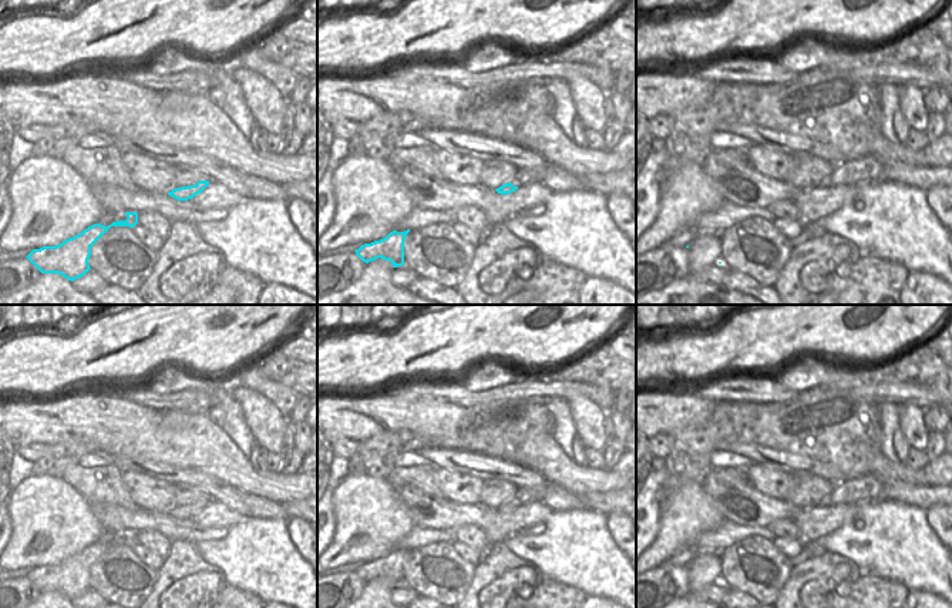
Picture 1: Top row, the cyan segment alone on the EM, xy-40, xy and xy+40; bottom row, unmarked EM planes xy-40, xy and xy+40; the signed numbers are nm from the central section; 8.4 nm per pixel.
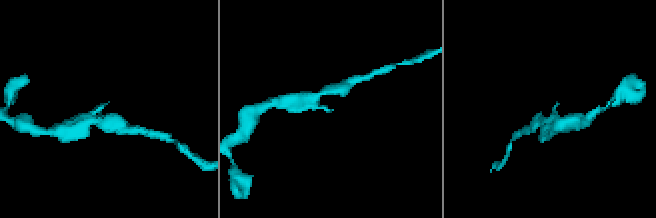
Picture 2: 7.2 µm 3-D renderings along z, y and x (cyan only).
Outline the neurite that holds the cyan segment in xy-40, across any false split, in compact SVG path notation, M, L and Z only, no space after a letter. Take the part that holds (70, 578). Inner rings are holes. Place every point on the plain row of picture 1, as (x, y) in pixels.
M125 531L125 540L112 541L108 545L101 543L94 543L84 548L81 552L65 558L55 565L43 565L40 568L33 568L26 577L41 591L41 592L58 592L68 599L75 599L84 595L91 587L88 578L91 575L91 565L111 547L111 545L129 545L134 547L138 543L137 531Z

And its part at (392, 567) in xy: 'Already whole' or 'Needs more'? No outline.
Already whole.

